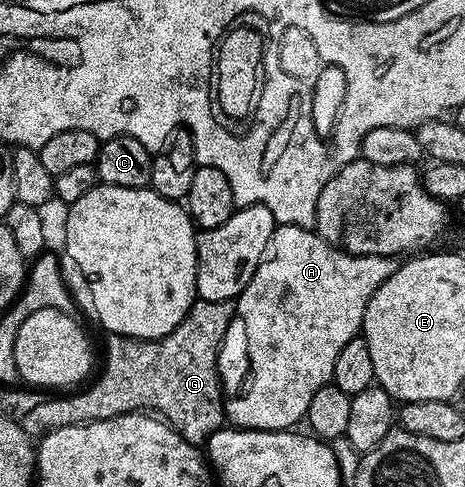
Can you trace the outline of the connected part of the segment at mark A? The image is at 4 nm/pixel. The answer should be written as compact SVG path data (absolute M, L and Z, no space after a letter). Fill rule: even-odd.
M280 224L276 227L271 241L267 244L267 255L257 266L249 286L237 298L237 317L245 322L246 337L249 344L249 366L250 377L245 387L238 395L232 395L225 404L225 420L228 425L236 428L248 428L249 430L265 430L266 432L282 432L296 427L295 424L304 419L309 410L309 402L321 386L333 381L333 366L337 366L337 358L341 350L354 336L360 335L365 318L365 310L369 306L369 298L384 284L387 279L398 270L400 261L393 256L355 256L351 252L345 252L342 248L330 244L327 240L320 238L318 232L310 228L298 228L292 224Z

